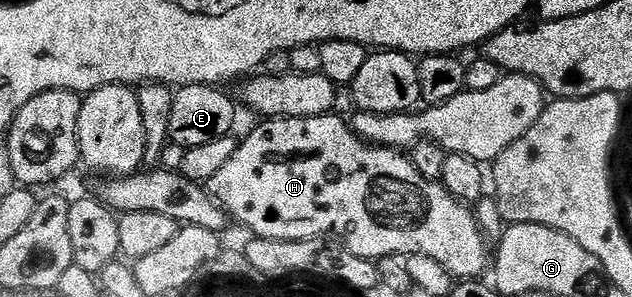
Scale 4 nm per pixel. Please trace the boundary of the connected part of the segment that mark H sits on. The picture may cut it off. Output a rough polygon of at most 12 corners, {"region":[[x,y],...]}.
{"region":[[338,113],[264,118],[205,185],[256,239],[478,280],[468,204]]}

